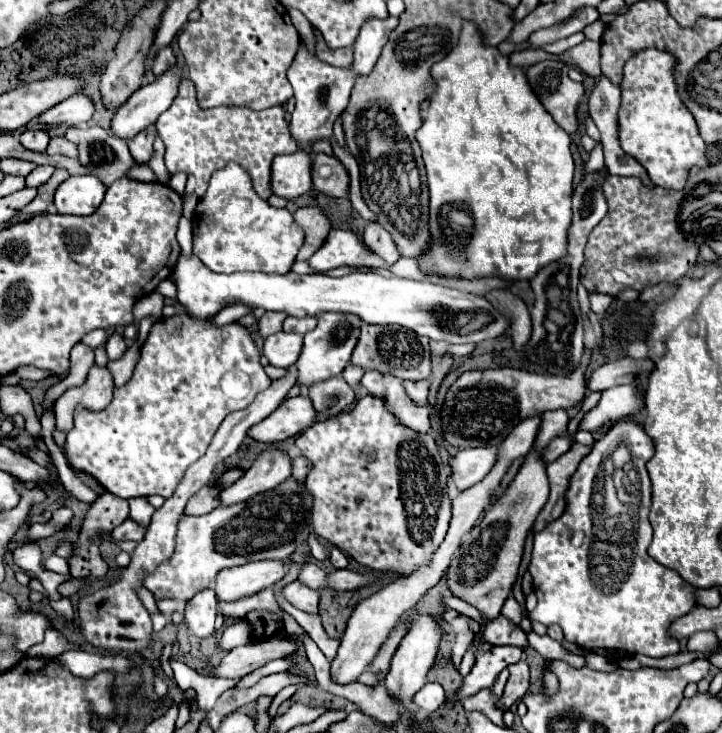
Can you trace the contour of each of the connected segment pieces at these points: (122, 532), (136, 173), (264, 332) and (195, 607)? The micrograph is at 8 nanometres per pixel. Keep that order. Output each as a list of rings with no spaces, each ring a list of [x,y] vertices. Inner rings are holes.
[[[127,519],[119,527],[115,527],[111,535],[113,535],[113,541],[141,541],[143,539],[143,533],[145,533],[143,527],[139,527],[131,519]]]
[[[139,165],[139,169],[131,169],[127,177],[137,179],[137,181],[155,181],[155,175],[151,173],[151,169],[147,169],[147,165]]]
[[[265,313],[261,319],[259,319],[259,333],[263,339],[267,339],[269,335],[273,333],[279,333],[281,331],[281,325],[283,325],[283,313]]]
[[[203,589],[193,599],[187,601],[185,619],[189,623],[189,631],[199,639],[209,637],[213,633],[215,615],[217,615],[217,599],[213,589]]]

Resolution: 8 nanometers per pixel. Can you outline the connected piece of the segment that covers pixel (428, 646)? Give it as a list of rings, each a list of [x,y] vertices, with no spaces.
[[[423,615],[421,619],[417,619],[415,625],[401,639],[401,643],[399,643],[399,647],[397,647],[393,659],[391,659],[391,667],[389,667],[387,675],[385,675],[387,693],[395,701],[403,703],[403,701],[413,699],[415,691],[419,691],[427,683],[427,671],[433,665],[433,659],[437,655],[439,639],[441,639],[441,629],[439,629],[439,625],[429,615]]]

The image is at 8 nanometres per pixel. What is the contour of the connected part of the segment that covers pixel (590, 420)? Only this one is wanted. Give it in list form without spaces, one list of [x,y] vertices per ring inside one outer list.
[[[619,385],[603,391],[601,401],[583,413],[579,429],[583,431],[599,431],[605,423],[619,421],[621,417],[629,415],[643,415],[645,413],[645,387],[639,385]]]

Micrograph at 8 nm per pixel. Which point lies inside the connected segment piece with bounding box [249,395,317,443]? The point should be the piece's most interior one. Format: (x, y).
(293, 416)

